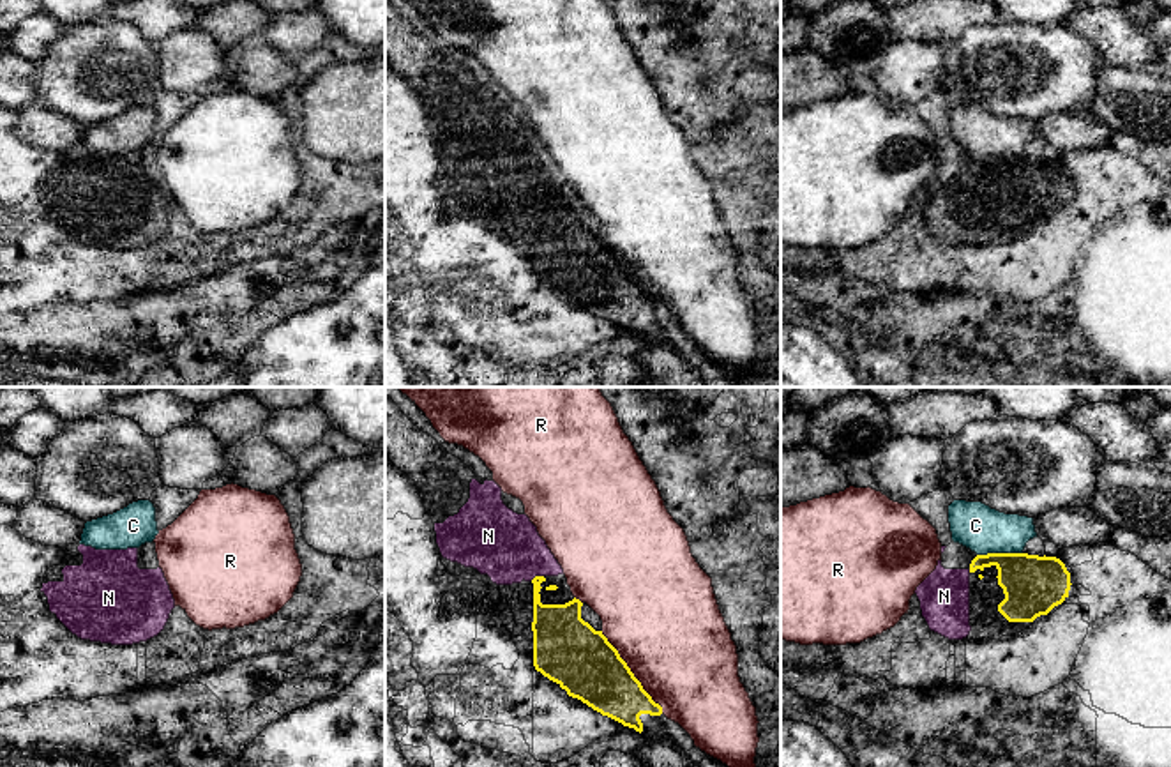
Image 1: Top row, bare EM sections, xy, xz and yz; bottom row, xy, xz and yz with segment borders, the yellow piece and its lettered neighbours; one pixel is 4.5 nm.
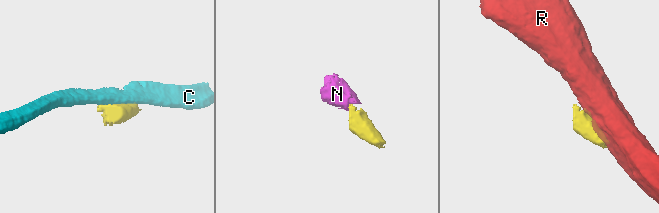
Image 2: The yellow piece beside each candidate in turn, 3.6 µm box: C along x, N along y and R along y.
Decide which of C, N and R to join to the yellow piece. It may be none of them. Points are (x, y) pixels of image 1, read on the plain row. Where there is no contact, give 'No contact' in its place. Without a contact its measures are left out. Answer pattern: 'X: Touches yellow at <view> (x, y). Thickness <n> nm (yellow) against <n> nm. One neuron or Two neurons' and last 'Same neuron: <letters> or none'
C: Touches yellow at yz (998, 158). Thickness 280 nm (yellow) against 220 nm. Two neurons
N: Touches yellow at xz (536, 181). Thickness 220 nm (yellow) against 320 nm. One neuron
R: Touches yellow at xz (631, 276). Thickness 300 nm (yellow) against 480 nm. Two neurons
Same neuron: N

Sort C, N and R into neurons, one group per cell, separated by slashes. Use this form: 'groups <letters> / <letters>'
groups C / N / R

